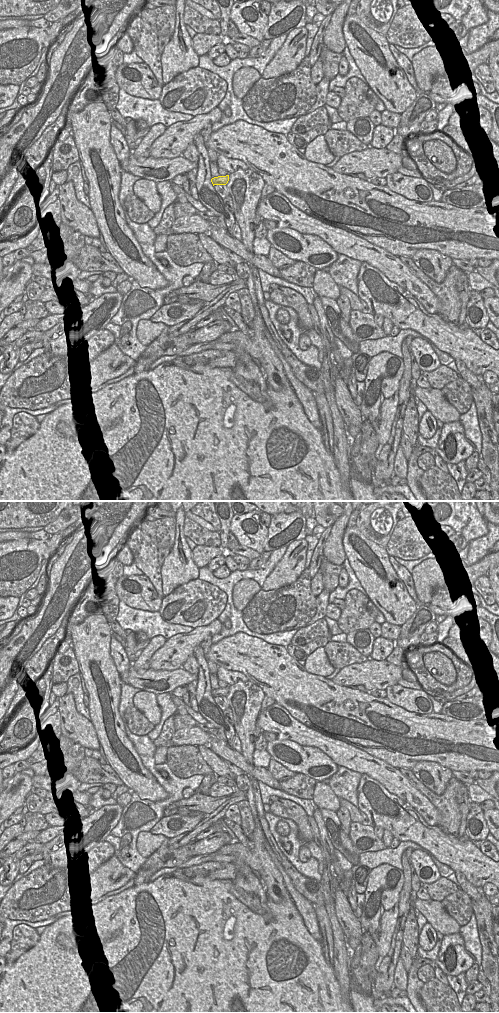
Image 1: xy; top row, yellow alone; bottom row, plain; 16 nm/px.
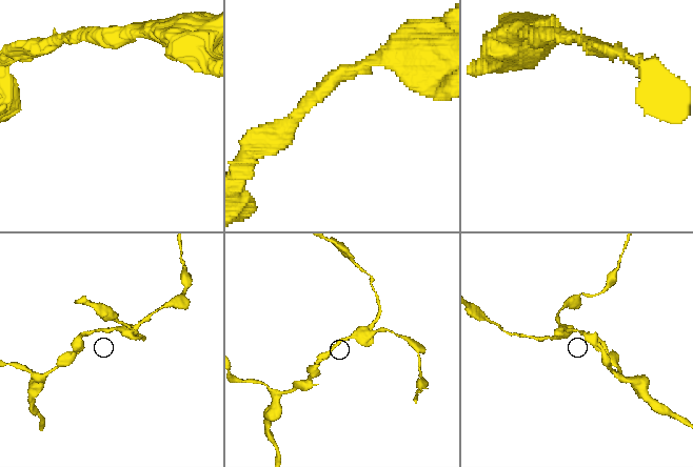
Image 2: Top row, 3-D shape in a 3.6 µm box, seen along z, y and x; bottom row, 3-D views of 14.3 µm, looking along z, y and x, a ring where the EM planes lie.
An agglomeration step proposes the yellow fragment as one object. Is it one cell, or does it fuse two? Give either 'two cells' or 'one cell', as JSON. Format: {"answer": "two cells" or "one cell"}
{"answer": "one cell"}

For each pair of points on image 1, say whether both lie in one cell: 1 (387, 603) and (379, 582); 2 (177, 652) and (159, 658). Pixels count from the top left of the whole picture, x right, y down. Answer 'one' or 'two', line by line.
1: one
2: one

